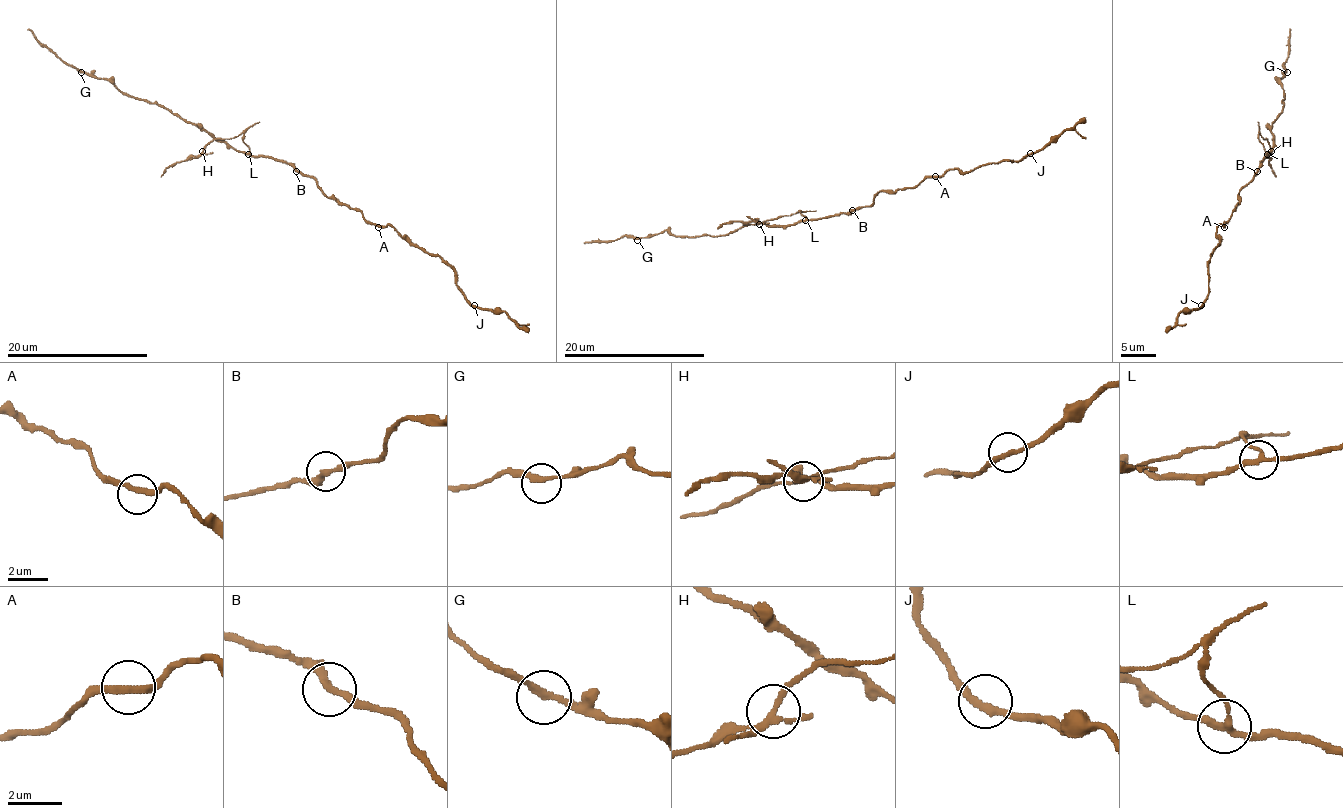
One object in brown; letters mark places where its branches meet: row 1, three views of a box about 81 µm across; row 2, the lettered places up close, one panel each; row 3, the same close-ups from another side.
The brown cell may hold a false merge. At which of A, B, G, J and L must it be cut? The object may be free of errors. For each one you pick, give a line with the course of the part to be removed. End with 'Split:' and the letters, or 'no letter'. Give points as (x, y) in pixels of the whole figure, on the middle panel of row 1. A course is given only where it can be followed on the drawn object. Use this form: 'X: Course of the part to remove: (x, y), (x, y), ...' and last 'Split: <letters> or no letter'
L: Course of the part to remove: (805, 220), (806, 217), (797, 211), (755, 222), (723, 222), (716, 229)
Split: L

